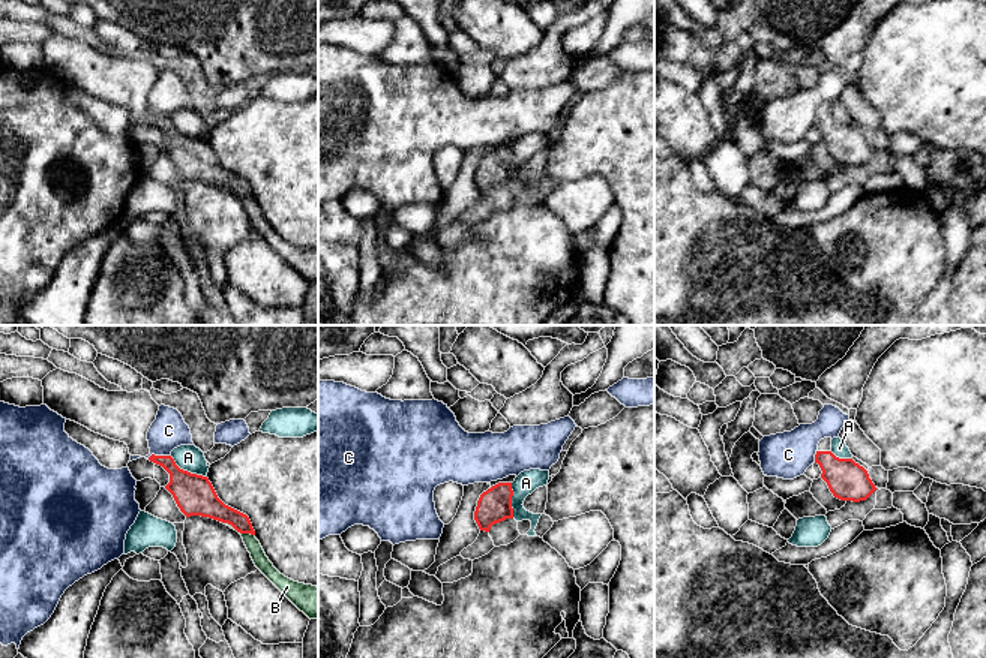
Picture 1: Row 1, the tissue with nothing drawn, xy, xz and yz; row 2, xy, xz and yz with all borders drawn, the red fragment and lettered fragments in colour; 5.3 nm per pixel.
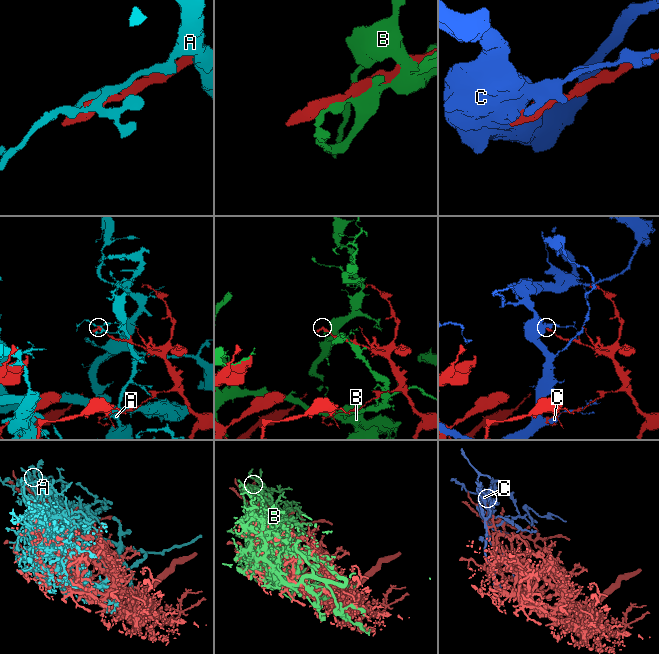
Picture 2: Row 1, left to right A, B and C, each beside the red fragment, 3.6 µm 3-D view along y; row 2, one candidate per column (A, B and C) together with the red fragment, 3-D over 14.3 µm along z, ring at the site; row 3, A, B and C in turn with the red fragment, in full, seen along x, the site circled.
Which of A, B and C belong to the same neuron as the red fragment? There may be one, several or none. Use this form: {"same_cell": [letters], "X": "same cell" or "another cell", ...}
{"same_cell": [], "A": "another cell", "B": "another cell", "C": "another cell"}

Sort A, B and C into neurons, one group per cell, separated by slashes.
A / B / C

